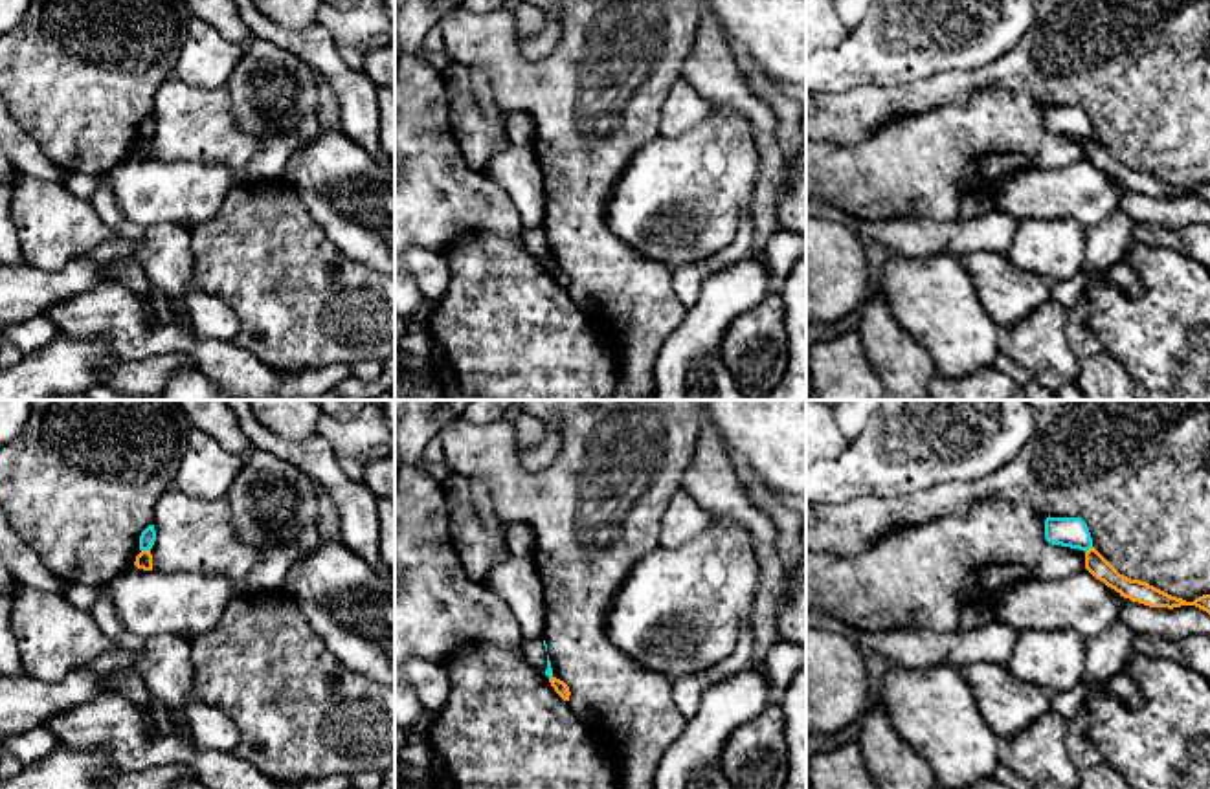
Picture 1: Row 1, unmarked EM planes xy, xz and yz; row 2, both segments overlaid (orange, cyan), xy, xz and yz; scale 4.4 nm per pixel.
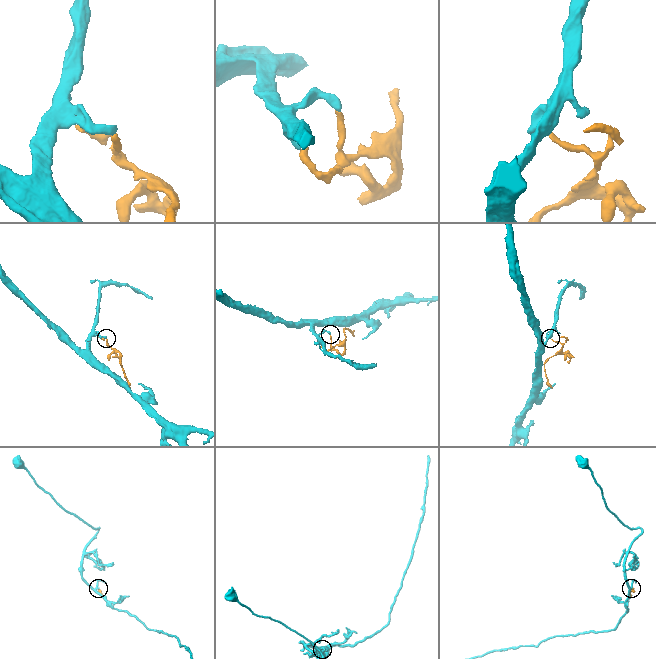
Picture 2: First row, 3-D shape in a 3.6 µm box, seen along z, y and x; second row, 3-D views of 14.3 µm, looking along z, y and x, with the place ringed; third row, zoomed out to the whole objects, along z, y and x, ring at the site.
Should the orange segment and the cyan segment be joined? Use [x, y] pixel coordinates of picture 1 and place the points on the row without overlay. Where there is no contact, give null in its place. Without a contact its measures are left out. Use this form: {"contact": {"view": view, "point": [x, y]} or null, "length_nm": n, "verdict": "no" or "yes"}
{"contact": {"view": "xy", "point": [145, 140]}, "length_nm": 40, "verdict": "no"}

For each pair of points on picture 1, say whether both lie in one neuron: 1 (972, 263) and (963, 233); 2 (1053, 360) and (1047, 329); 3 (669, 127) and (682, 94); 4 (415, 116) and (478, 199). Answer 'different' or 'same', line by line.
1: different
2: same
3: same
4: same

